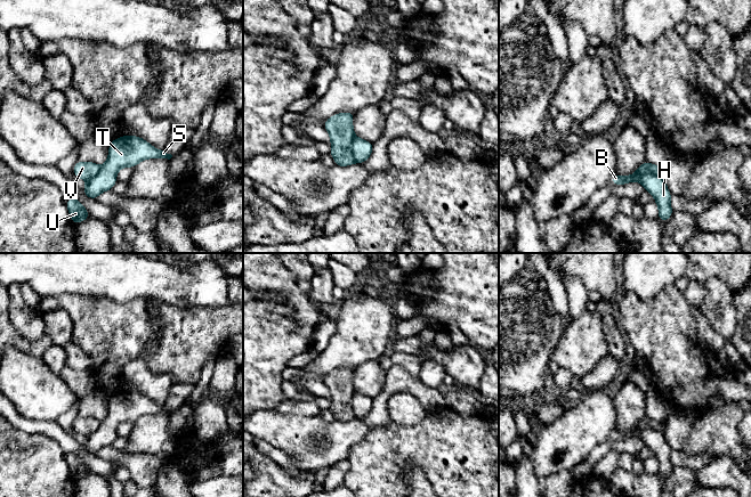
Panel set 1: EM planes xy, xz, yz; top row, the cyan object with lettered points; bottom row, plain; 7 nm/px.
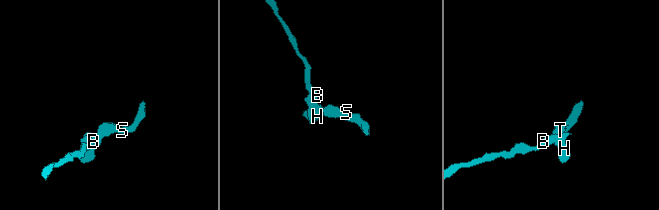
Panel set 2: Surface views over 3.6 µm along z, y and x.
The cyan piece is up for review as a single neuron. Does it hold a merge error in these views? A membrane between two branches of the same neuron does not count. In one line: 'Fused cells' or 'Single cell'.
Fused cells

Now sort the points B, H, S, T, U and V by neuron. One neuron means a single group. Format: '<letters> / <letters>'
B V / H S T U

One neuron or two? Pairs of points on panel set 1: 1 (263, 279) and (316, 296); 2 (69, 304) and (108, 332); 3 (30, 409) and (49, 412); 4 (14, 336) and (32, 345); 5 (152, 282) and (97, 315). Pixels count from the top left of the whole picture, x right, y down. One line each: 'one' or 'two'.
1: two
2: one
3: one
4: one
5: two

